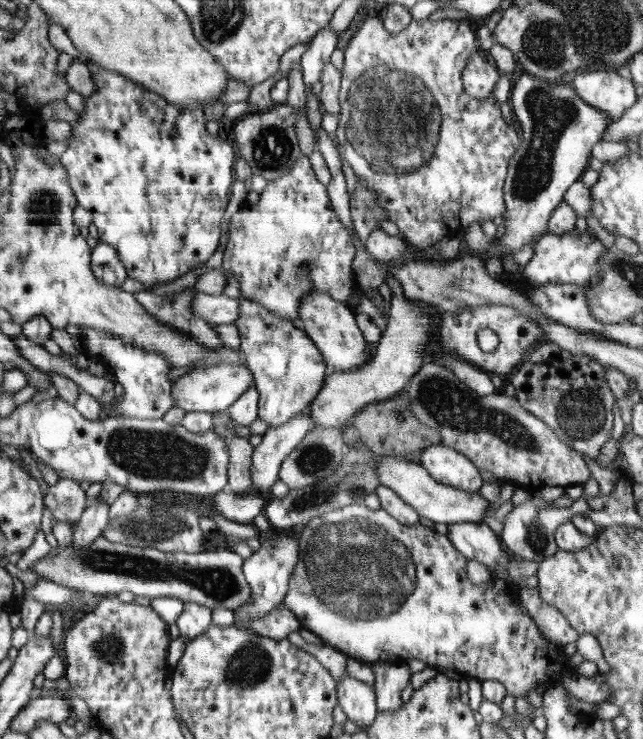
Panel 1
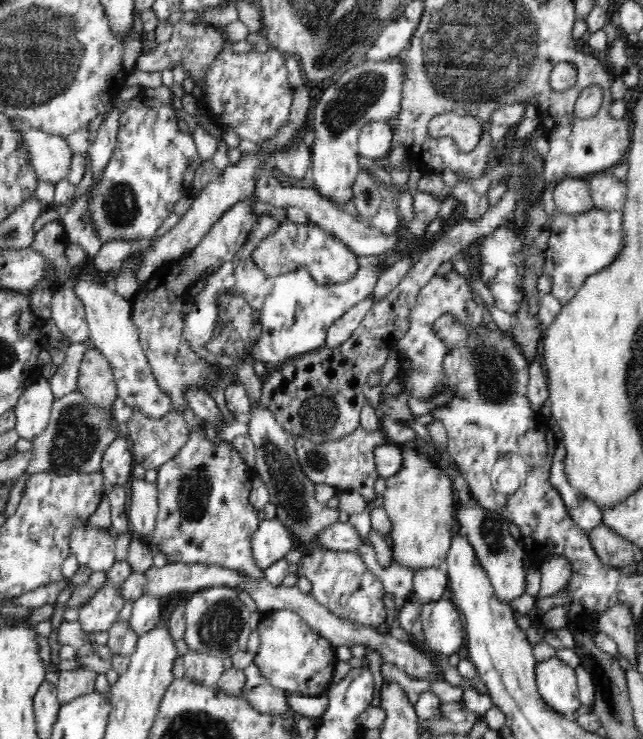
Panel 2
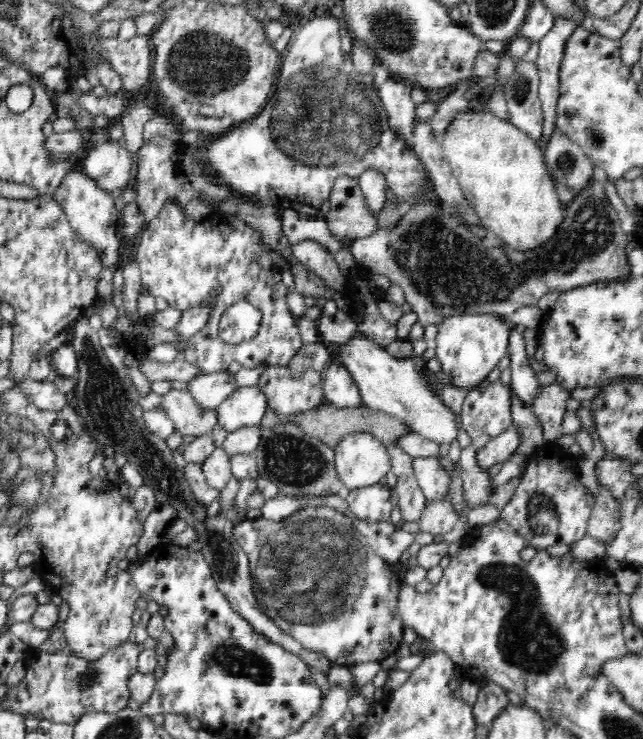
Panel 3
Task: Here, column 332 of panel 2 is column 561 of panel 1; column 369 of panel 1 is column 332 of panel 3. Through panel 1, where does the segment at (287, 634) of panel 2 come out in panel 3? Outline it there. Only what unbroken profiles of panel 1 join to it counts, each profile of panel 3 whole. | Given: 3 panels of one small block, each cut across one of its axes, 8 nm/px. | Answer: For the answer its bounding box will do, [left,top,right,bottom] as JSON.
[233,506,405,667]

